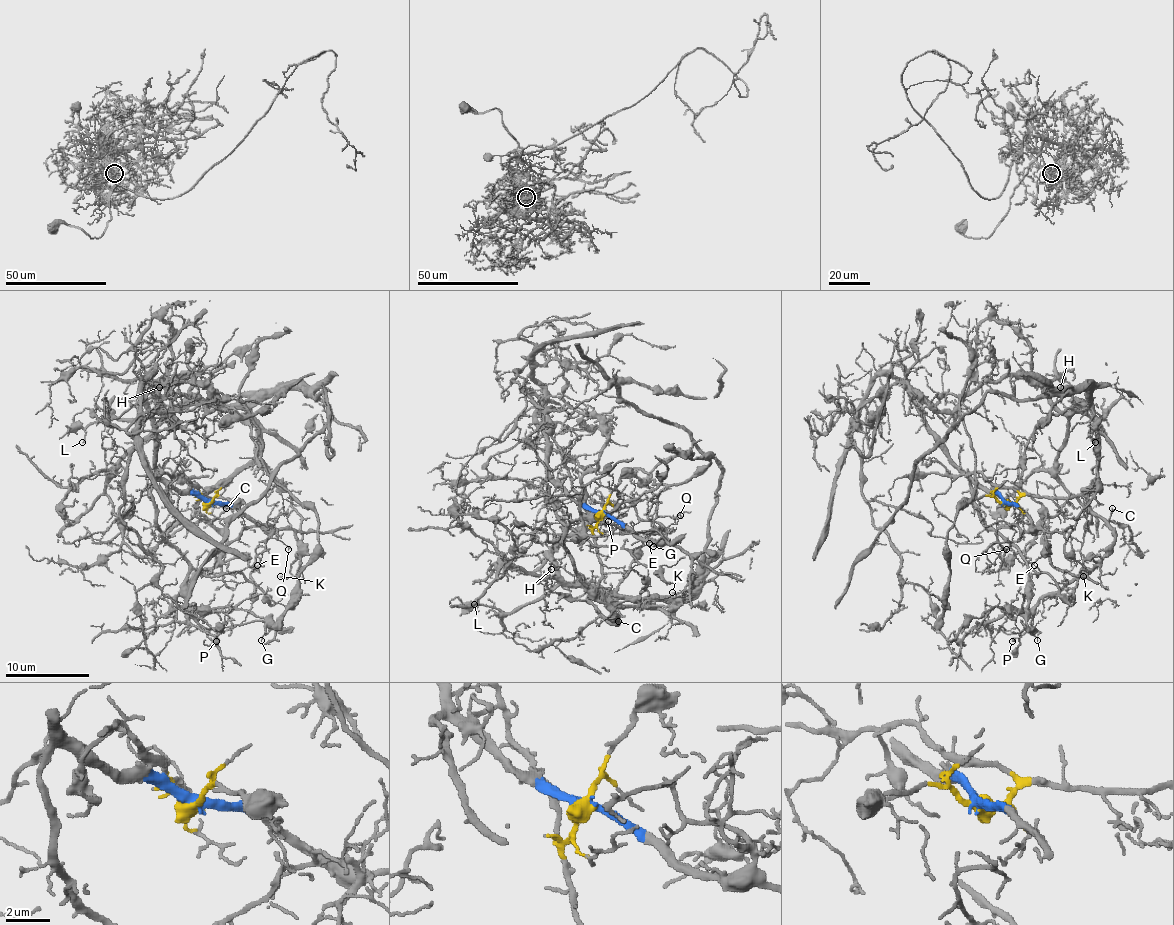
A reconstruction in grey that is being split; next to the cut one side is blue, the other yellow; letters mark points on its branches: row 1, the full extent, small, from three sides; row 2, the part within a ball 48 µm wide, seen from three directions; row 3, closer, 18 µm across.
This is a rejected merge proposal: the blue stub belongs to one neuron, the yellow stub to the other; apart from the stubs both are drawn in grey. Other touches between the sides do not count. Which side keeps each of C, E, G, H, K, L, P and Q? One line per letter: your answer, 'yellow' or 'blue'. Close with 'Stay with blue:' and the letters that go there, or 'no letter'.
C: yellow
E: blue
G: blue
H: yellow
K: blue
L: yellow
P: blue
Q: blue
Stay with blue: E, G, K, P, Q

